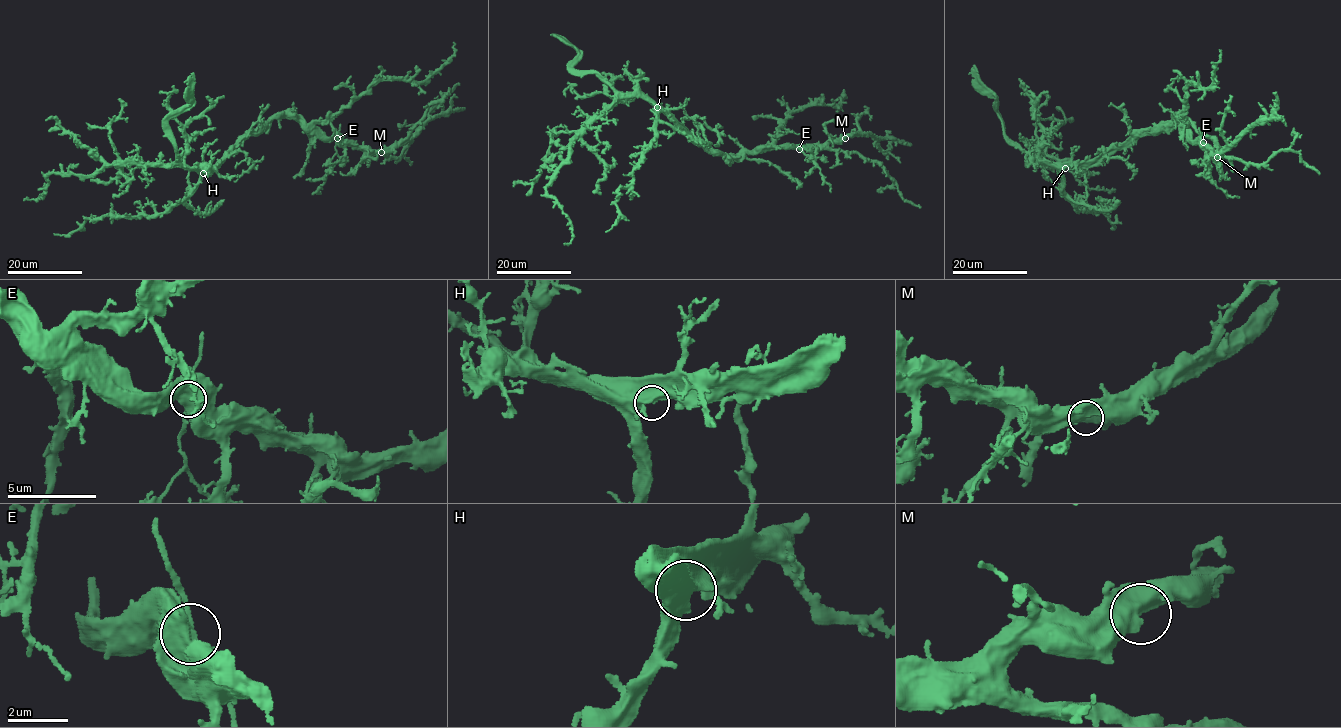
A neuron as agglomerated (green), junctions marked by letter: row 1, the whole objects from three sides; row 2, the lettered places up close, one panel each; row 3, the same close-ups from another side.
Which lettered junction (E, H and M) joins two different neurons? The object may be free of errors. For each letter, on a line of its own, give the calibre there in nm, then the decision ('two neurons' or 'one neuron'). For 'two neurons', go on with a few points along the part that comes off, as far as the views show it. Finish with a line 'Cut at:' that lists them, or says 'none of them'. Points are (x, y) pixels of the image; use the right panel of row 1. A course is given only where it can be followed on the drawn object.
E: calibre 550 nm; two neurons; course (1203, 142), (1209, 157), (1206, 169)
H: calibre 550 nm; one neuron
M: calibre 600 nm; one neuron
Cut at: E

